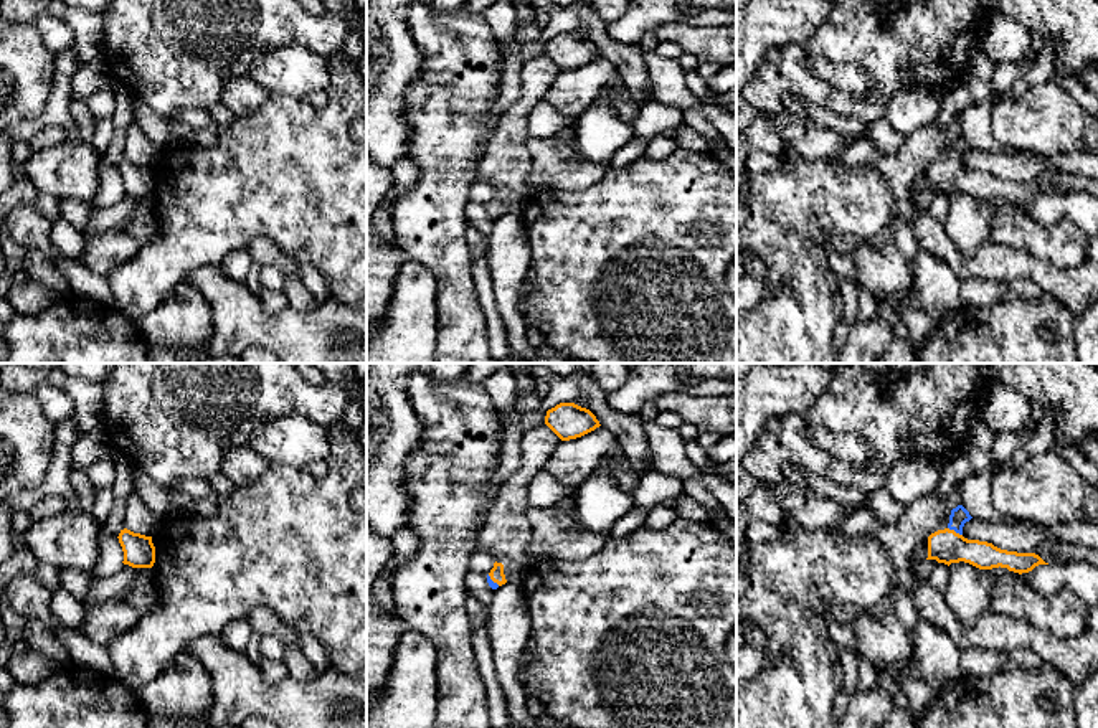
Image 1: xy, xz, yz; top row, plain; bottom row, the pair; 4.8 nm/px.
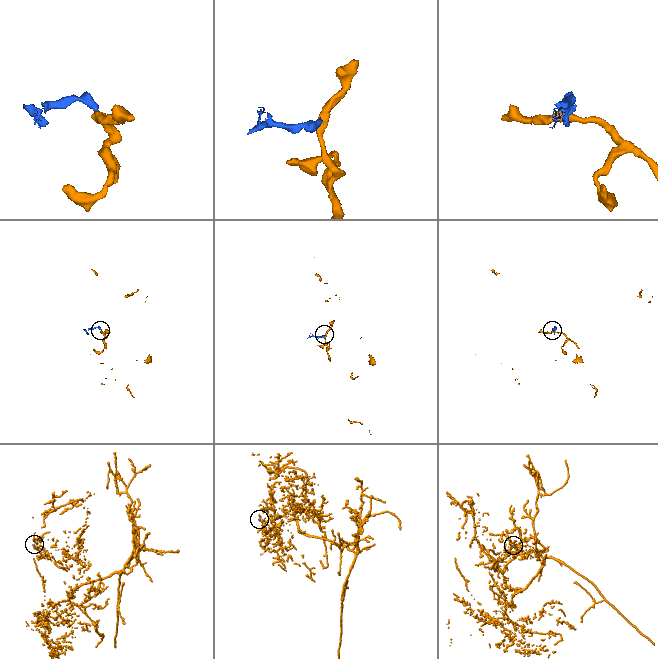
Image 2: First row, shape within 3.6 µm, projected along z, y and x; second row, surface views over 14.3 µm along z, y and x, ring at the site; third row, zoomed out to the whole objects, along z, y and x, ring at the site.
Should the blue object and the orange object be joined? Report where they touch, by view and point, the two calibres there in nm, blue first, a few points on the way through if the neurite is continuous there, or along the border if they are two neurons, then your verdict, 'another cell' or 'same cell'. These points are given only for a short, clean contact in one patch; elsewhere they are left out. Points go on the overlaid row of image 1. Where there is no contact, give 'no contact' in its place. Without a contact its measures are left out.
yz (955, 530) | 90/160 nm | across yz (960, 515), (955, 530), (946, 547) | same cell

